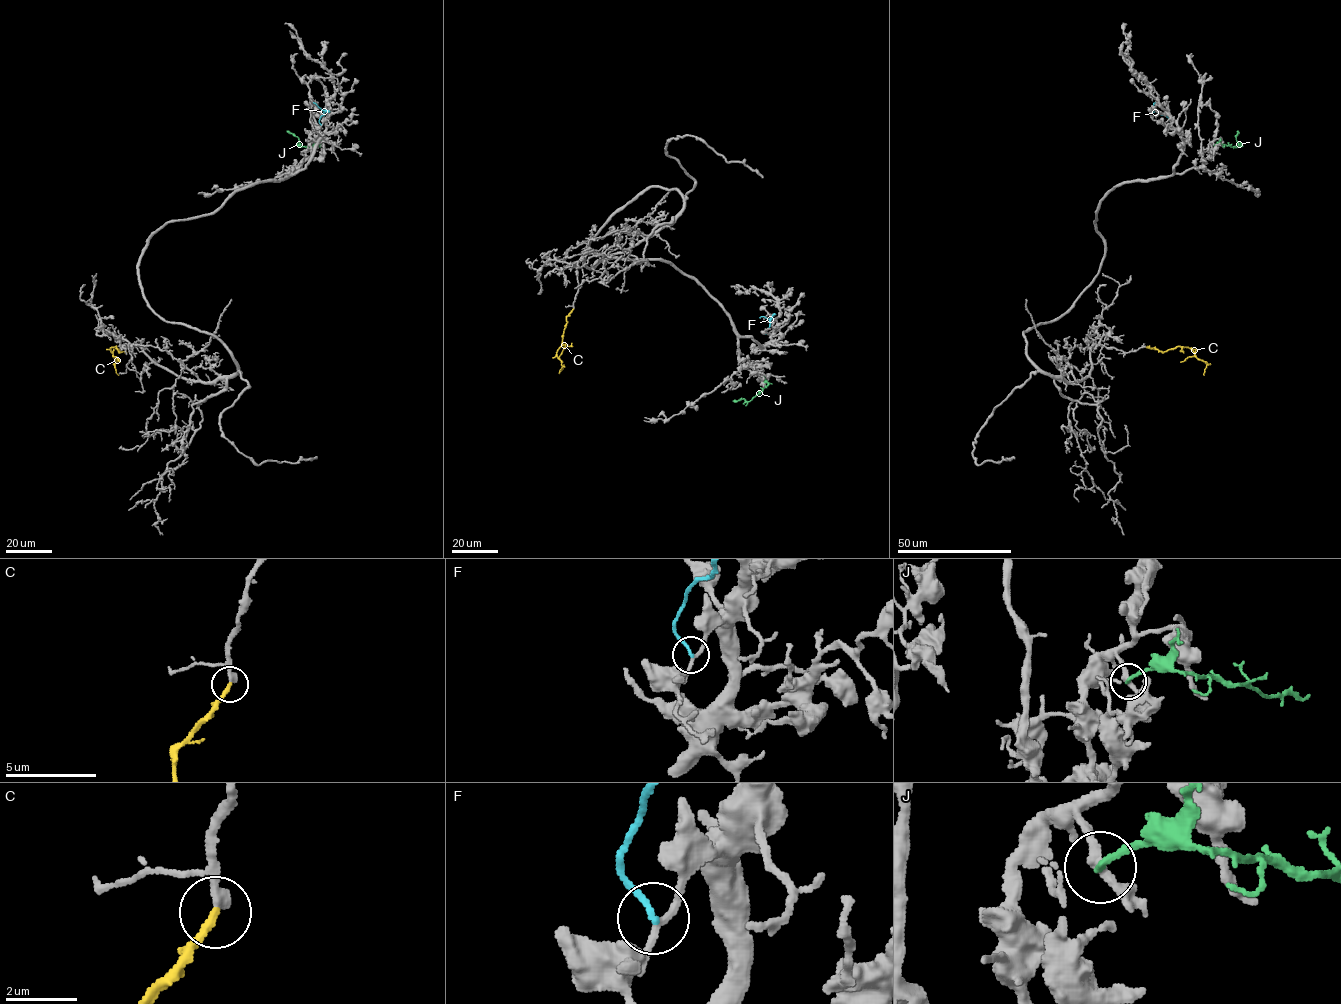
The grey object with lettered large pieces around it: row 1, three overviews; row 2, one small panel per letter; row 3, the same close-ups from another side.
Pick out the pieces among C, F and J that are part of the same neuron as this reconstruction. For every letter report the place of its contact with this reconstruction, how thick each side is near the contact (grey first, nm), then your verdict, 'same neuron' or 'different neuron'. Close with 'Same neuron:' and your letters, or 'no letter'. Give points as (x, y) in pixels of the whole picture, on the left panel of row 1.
C: meets grey at (127, 347); 260 nm thick on the grey side, 240 nm on the other; same neuron
F: meets grey at (321, 125); 190 nm thick on the grey side, 160 nm on the other; different neuron
J: meets grey at (318, 145); 280 nm thick on the grey side, 200 nm on the other; different neuron
Same neuron: C

